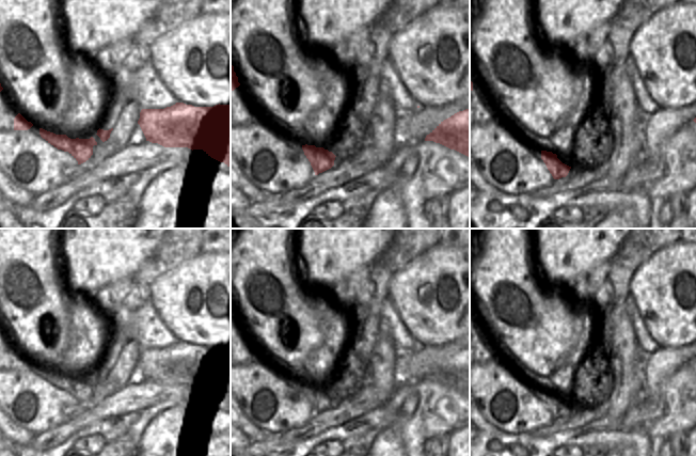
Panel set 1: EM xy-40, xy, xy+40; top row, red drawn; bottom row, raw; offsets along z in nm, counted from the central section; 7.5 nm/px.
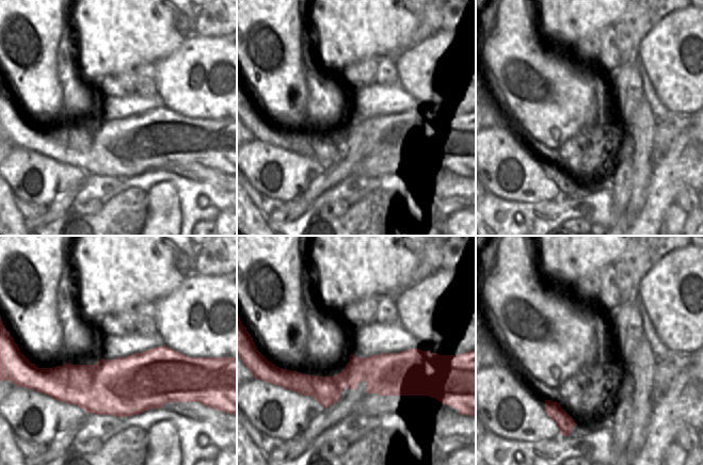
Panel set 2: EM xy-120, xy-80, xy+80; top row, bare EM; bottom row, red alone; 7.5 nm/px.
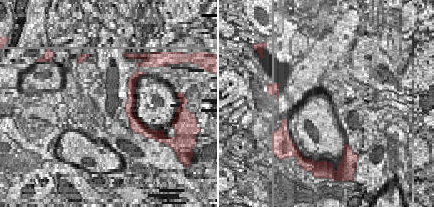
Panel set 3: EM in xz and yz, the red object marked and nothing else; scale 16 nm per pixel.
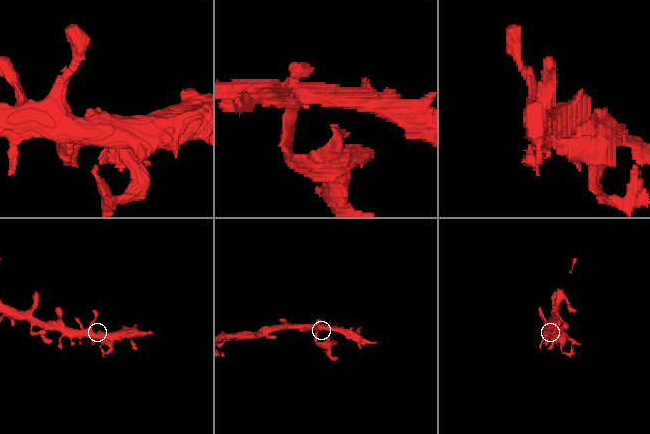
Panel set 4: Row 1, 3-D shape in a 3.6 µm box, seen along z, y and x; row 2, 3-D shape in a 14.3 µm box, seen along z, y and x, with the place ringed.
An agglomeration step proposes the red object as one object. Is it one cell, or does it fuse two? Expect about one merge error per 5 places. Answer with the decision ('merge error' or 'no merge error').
merge error

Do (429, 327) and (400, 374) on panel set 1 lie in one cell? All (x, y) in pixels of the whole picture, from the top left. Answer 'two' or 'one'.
two

